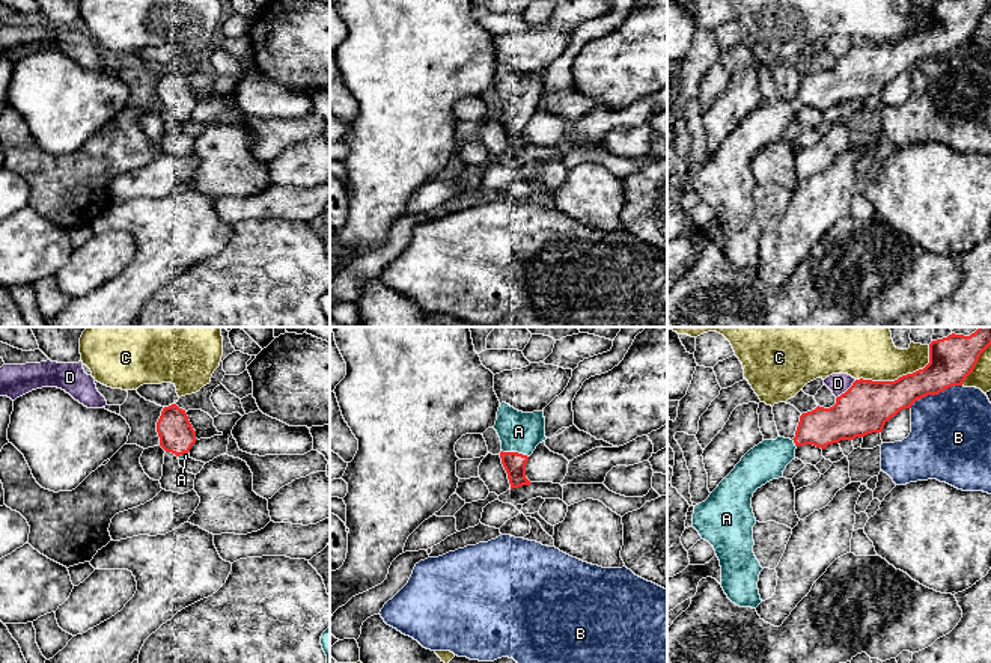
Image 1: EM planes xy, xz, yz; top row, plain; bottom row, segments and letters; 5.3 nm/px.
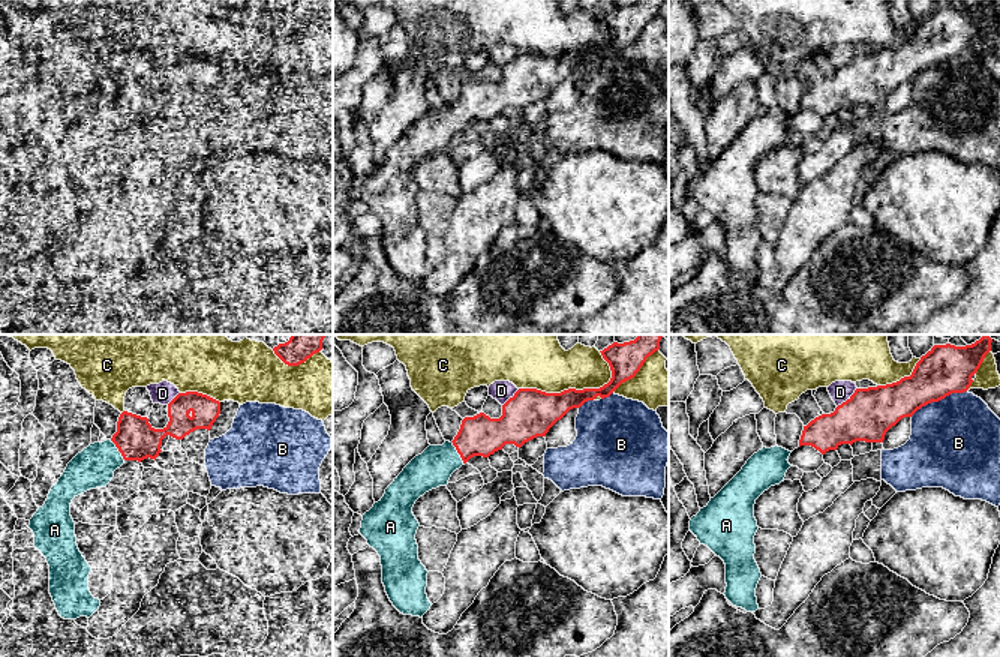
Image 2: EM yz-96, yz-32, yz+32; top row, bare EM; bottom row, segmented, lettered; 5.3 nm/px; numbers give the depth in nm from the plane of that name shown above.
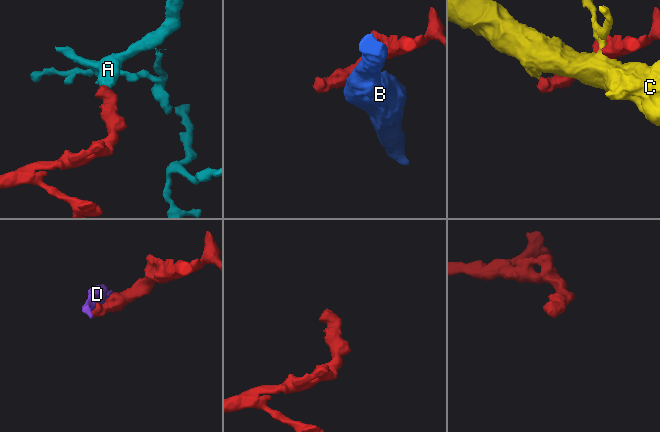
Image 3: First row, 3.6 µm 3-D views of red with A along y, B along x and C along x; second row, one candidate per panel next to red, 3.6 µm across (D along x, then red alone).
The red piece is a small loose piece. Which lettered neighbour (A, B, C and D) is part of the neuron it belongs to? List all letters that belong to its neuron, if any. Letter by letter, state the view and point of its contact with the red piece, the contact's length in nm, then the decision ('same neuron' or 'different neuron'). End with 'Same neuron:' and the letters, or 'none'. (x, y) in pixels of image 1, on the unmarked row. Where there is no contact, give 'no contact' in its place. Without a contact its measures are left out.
A: meets red in xz at (515, 115); contact 150 nm long; same neuron
B: meets red in yz at (936, 56); contact 300 nm long; different neuron
C: meets red in yz at (899, 39); contact 440 nm long; different neuron
D: meets red in yz at (847, 53); contact 150 nm long; different neuron
Same neuron: A

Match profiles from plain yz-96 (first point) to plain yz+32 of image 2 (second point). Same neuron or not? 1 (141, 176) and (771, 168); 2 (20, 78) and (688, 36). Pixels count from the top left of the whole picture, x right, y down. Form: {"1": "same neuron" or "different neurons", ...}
{"1": "different neurons", "2": "different neurons"}

